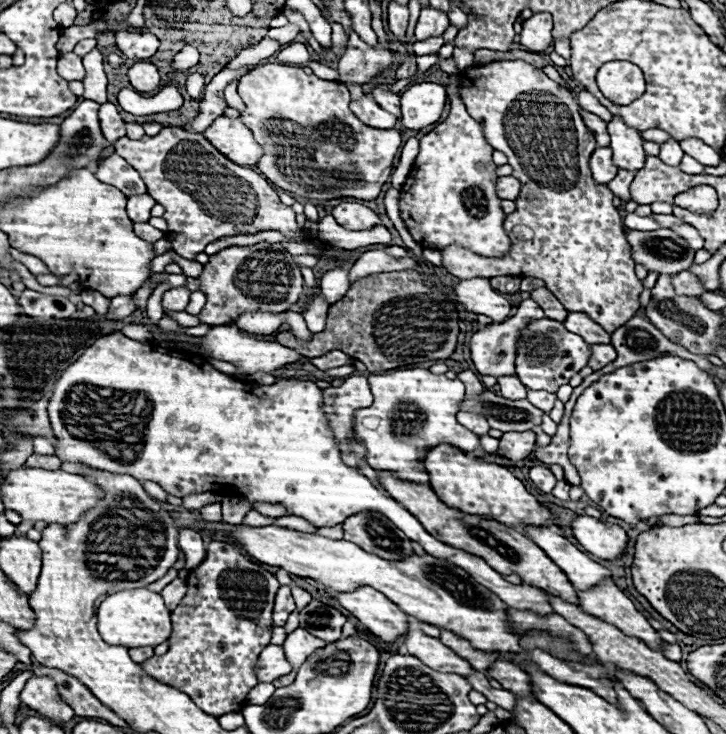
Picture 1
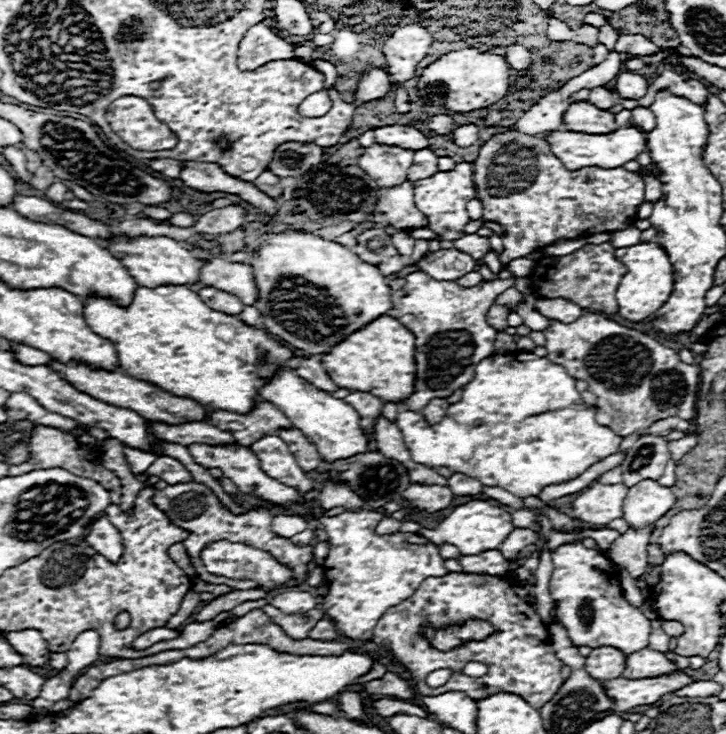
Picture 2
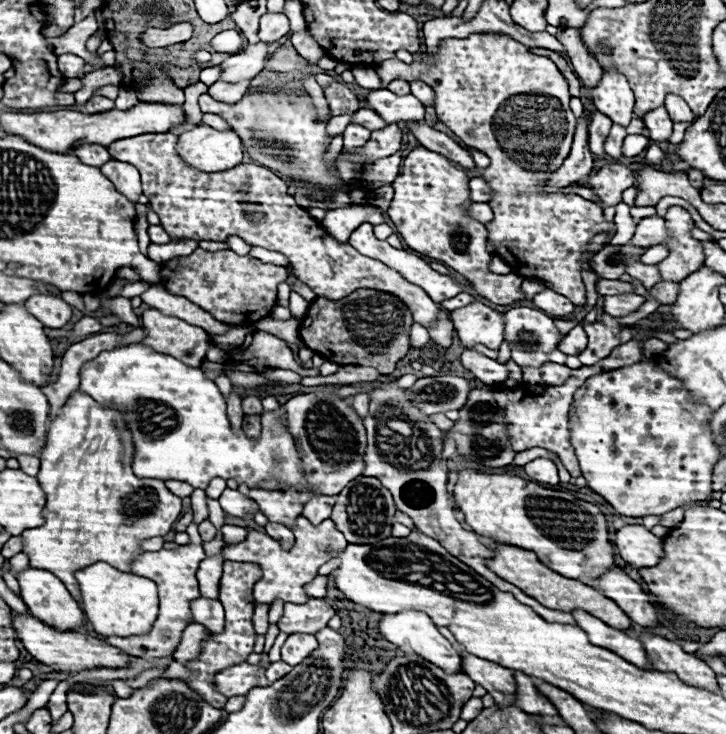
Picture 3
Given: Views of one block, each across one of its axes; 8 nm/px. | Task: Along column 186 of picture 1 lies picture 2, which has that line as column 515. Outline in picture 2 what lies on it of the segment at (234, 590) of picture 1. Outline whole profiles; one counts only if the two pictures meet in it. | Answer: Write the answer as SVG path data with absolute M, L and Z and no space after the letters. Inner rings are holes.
M448 572L442 578L426 578L408 600L390 608L378 620L372 634L372 642L386 648L392 660L396 664L402 664L412 674L416 682L414 688L420 696L442 694L446 690L462 690L478 702L496 692L510 692L526 698L526 702L530 702L530 706L538 710L546 702L550 702L550 698L554 698L554 694L562 686L564 678L560 676L560 670L564 664L556 658L554 648L550 646L548 626L534 612L534 602L522 600L514 592L514 584L518 584L518 580L514 580L512 576L496 576L494 580L488 580L488 576L484 574L468 572ZM468 618L486 620L492 626L496 626L498 632L490 634L486 640L472 640L448 652L436 650L430 644L430 640L422 634L424 622L428 622L434 628L446 628L456 622L466 622ZM468 662L486 664L488 674L480 678L466 676L462 670ZM438 668L450 668L450 680L438 688L426 686L426 676Z

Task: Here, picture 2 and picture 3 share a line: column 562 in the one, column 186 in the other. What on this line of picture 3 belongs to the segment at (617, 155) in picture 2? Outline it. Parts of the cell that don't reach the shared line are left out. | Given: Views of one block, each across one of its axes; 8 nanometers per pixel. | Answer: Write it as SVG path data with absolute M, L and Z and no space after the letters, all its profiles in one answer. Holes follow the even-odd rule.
M206 124L178 136L178 156L200 172L220 172L242 162L242 142L236 132L218 132Z

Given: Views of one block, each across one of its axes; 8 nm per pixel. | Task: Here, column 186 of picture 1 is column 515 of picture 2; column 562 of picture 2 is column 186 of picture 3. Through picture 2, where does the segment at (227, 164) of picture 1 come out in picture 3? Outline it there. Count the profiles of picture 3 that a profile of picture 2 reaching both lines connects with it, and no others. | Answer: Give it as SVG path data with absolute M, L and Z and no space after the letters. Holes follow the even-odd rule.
M172 132L140 134L140 136L116 140L108 146L108 152L112 154L112 158L116 158L120 162L128 162L140 170L142 192L148 196L150 206L160 216L160 220L164 220L164 230L170 234L170 238L226 242L230 236L240 236L250 246L262 246L262 248L268 248L274 252L282 252L288 258L288 268L292 270L292 274L296 278L300 278L304 284L308 284L316 292L316 296L336 300L336 298L344 298L344 296L352 294L352 290L358 290L358 288L374 288L374 290L388 292L388 294L394 294L396 298L400 298L408 306L408 310L412 312L412 318L416 322L420 322L422 326L428 326L436 318L438 304L432 302L428 298L428 294L424 294L424 290L420 290L418 286L412 286L410 282L400 278L400 274L396 274L396 270L384 266L380 260L372 260L368 256L358 254L350 244L338 244L332 236L326 234L326 230L314 218L308 216L308 212L304 208L300 208L294 202L294 198L288 194L286 180L278 178L272 170L258 166L258 164L238 164L230 170L212 172L212 174L192 170L190 166L186 166L186 162L182 162L178 158L176 138L178 136Z

